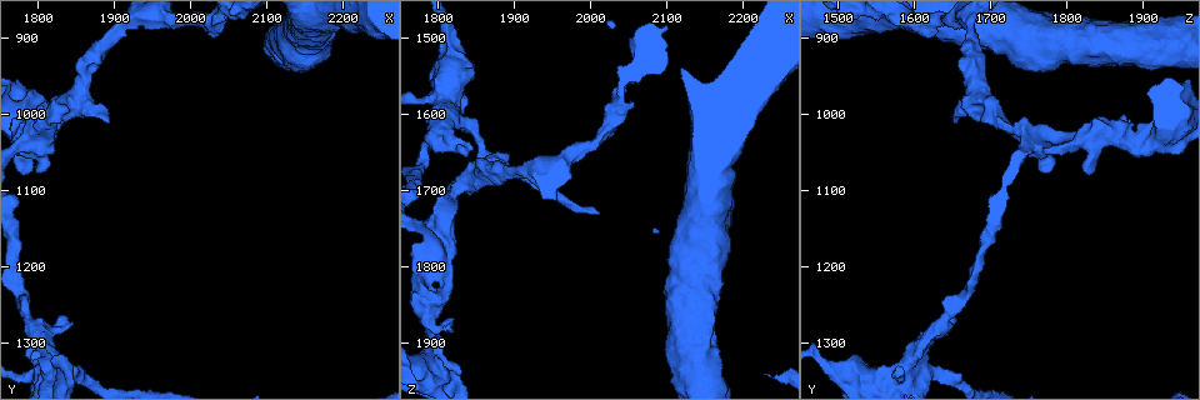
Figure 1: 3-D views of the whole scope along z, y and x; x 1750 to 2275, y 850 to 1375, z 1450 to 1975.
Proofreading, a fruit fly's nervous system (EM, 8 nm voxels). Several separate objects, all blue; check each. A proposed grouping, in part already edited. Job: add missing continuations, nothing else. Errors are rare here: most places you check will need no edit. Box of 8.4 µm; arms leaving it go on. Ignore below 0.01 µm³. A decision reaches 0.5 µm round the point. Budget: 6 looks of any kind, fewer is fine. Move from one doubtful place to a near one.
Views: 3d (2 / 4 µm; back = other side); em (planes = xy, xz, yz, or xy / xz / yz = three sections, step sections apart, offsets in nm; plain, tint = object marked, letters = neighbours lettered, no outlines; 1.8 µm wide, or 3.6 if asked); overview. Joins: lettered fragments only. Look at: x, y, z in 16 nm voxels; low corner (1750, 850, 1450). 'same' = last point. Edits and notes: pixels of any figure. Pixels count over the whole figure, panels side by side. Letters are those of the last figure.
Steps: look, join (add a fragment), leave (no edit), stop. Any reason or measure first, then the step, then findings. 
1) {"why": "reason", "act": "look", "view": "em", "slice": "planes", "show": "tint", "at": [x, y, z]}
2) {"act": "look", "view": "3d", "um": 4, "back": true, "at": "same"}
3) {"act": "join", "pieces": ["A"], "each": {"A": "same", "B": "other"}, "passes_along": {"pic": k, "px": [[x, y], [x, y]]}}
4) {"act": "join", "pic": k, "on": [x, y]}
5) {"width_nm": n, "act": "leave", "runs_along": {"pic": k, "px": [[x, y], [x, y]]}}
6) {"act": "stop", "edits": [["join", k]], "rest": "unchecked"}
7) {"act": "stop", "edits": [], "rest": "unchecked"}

{"why": "thick turns thin", "act": "look", "view": "em", "slice": "planes", "show": "tint", "at": [1810, 1315, 1600]}

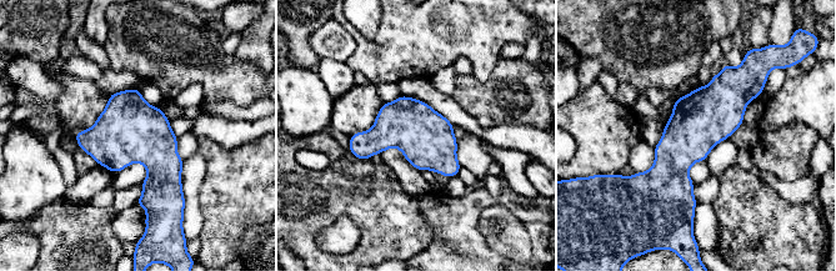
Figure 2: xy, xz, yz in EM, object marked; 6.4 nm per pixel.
{"act": "look", "view": "em", "slice": "planes", "show": "letters", "at": "same"}

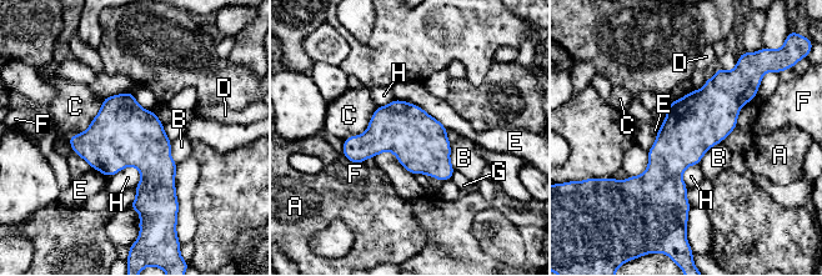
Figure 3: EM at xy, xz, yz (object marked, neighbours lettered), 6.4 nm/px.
{"act": "leave", "each": {"A": "other", "B": "other", "C": "other", "D": "other", "E": "other", "F": "other", "G": "other", "H": "other"}, "found": "no lettered fragment goes on from it"}

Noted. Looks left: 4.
{"why": "four arms meet", "act": "look", "view": "em", "slice": "planes", "show": "tint", "at": [1795, 1045, 1770]}

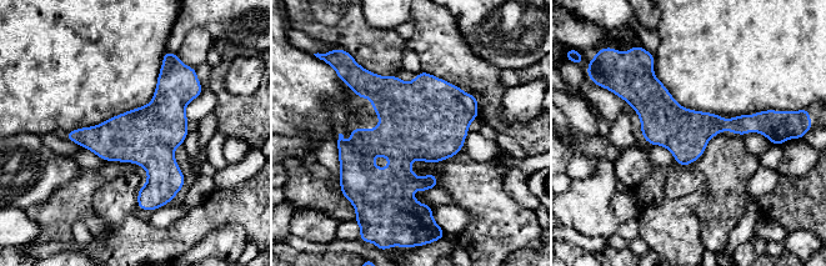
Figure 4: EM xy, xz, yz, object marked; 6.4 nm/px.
{"why": "what lies round it", "act": "look", "view": "em", "slice": "planes", "show": "letters", "at": "same"}

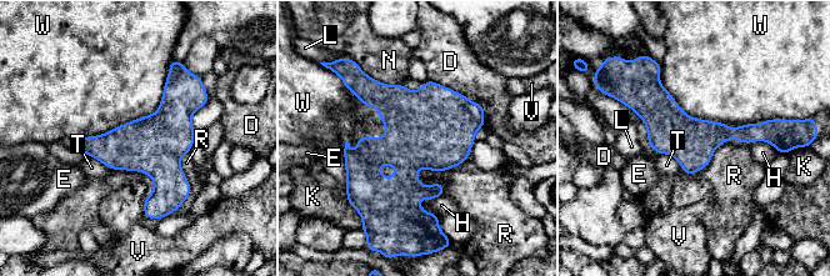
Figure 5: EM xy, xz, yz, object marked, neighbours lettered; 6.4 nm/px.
{"longest_contact_nm": ["W", 850], "act": "leave", "each": {"D": "other", "E": "other", "H": "other", "K": "other", "L": "other", "N": "other", "R": "other", "T": "other", "V": "other", "W": "other"}, "found": "no lettered fragment goes on from it"}

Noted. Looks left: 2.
{"why": "an open end", "act": "look", "view": "3d", "um": 4, "at": [1820, 1010, 1870]}

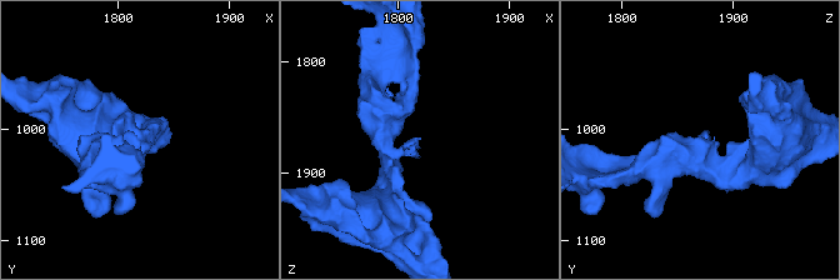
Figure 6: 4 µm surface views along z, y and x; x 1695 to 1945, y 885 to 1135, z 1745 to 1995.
{"why": "now the EM", "act": "look", "view": "em", "slice": "yz", "step": 8, "show": "letters", "at": [1822, 1010, 1870]}

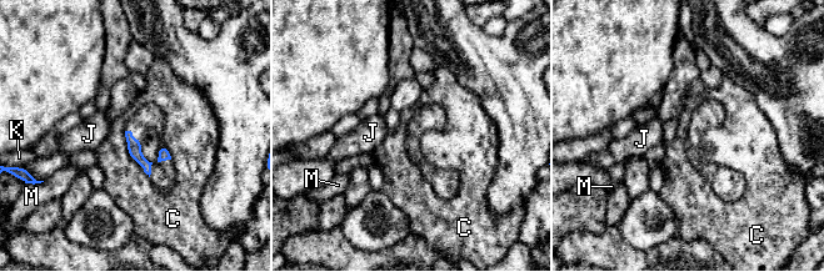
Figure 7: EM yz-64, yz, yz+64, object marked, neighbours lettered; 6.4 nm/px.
{"width_nm": 100, "act": "leave", "each": {"C": "other", "J": "other", "K": "other", "M": "other"}, "border": {"pic": 7, "px": [[124, 131], [128, 154], [149, 177]]}, "found": "no lettered fragment goes on from it"}

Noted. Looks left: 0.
{"act": "stop", "edits": [], "rest": "unchecked"}

